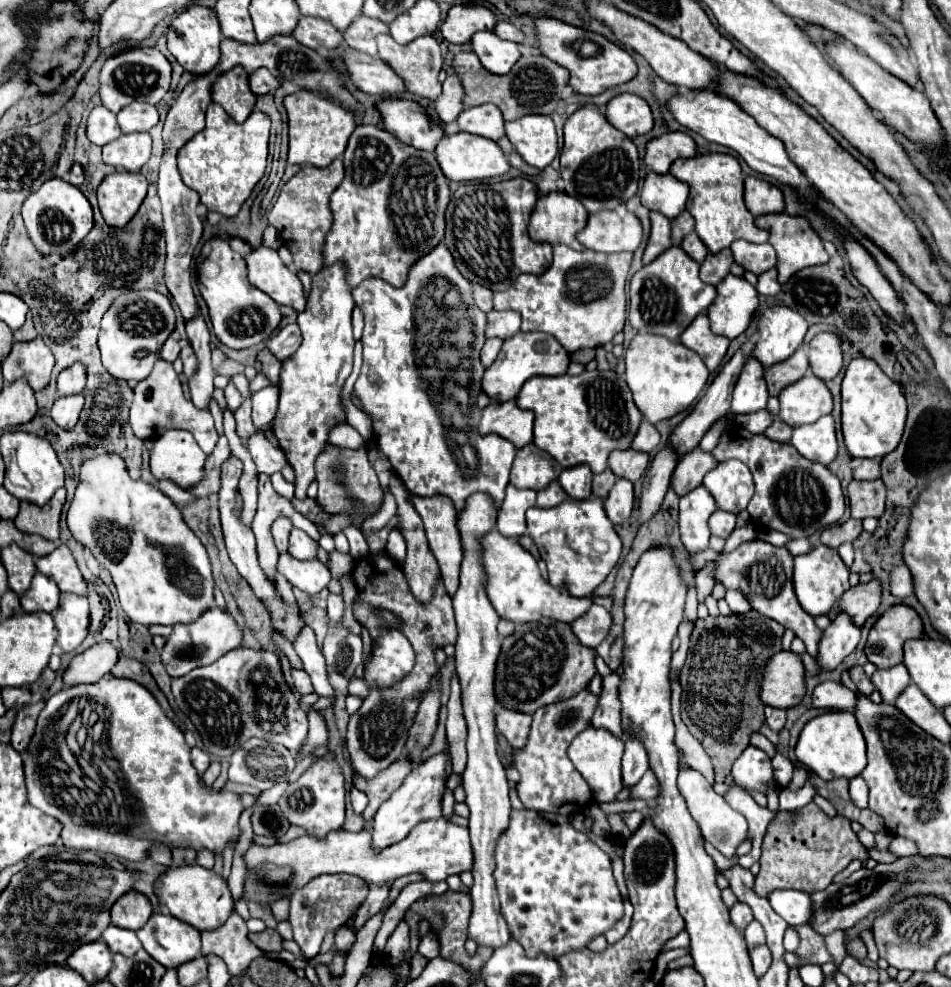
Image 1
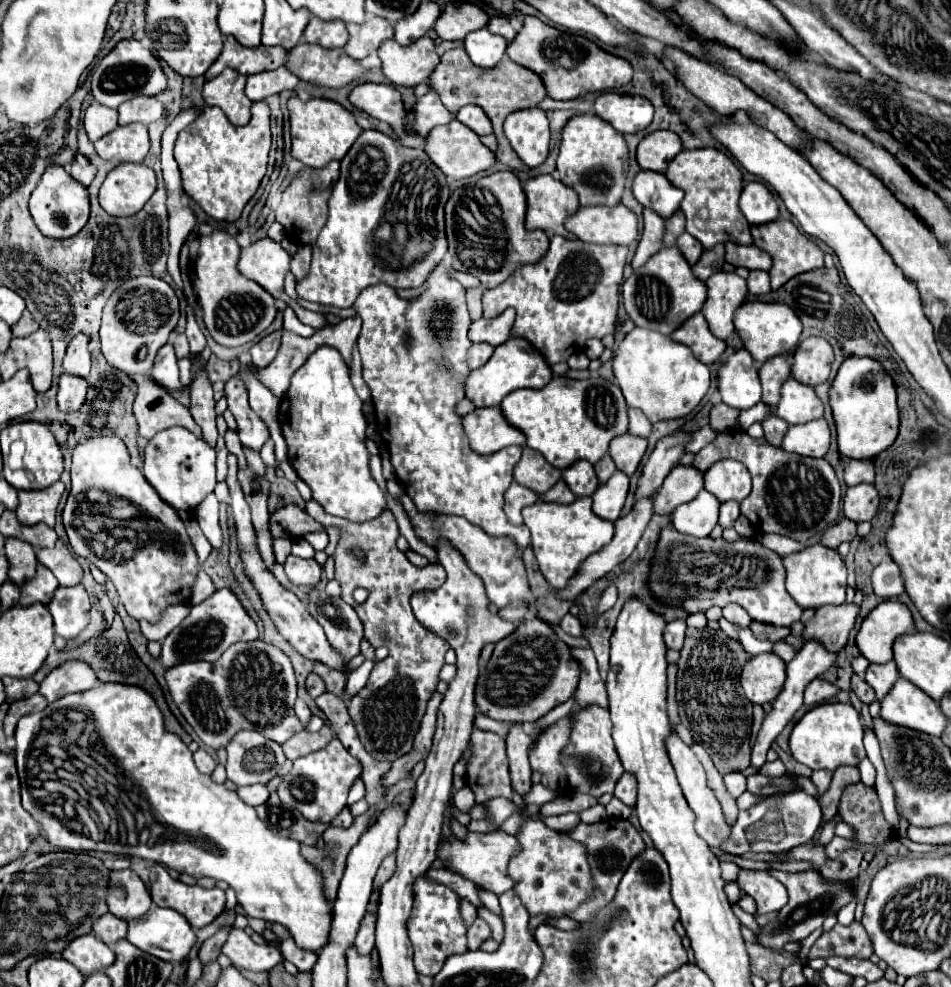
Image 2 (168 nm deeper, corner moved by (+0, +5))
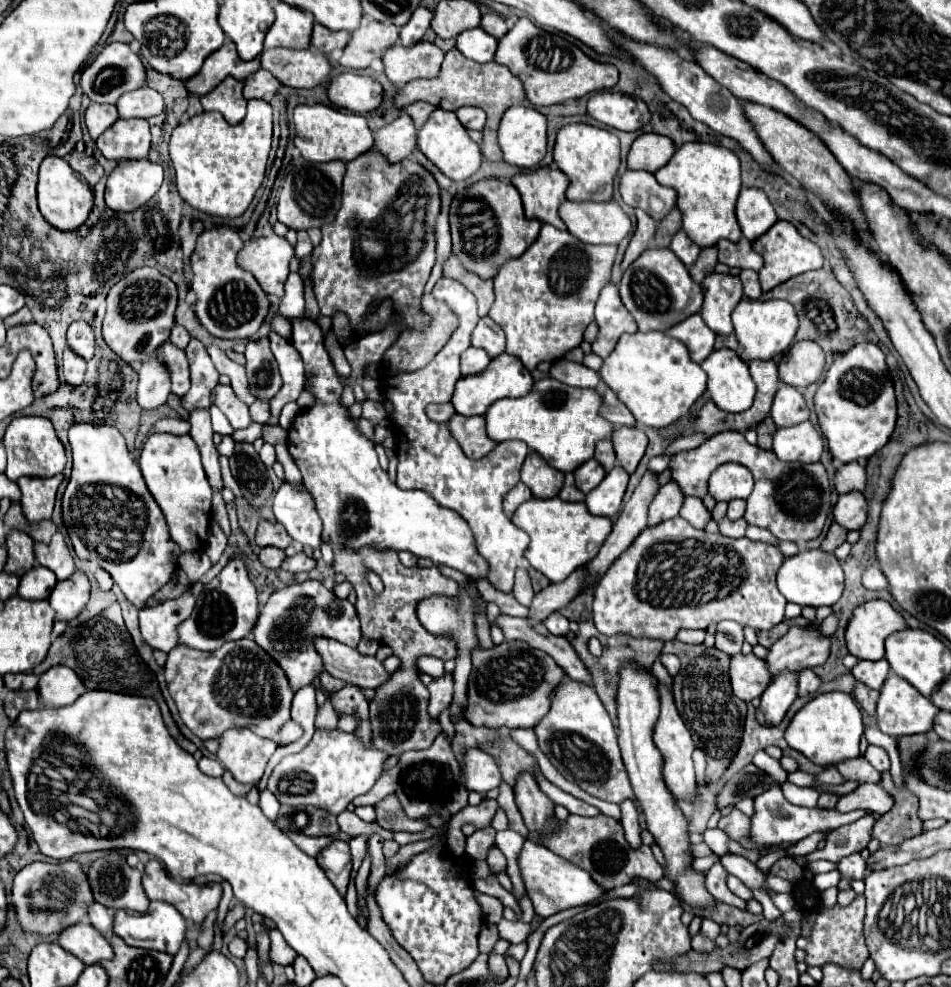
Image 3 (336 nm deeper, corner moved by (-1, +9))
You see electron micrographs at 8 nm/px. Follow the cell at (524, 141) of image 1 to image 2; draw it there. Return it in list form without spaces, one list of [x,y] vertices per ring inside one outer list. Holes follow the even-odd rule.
[[[524,108],[512,112],[504,120],[504,134],[512,150],[528,168],[536,168],[546,160],[550,128],[544,110]]]

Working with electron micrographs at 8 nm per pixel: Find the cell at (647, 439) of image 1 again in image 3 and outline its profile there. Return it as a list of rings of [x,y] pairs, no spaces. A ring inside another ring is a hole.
[[[599,382],[597,390],[601,390],[603,394],[603,414],[609,422],[613,422],[615,426],[637,426],[637,420],[633,418],[629,408],[617,398],[617,394],[609,386],[605,386],[605,382]]]

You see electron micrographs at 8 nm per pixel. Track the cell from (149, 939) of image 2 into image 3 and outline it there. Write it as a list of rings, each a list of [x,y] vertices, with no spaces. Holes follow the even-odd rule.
[[[151,902],[149,910],[145,914],[117,910],[115,912],[113,932],[117,936],[121,936],[129,946],[159,950],[159,952],[167,952],[167,954],[175,956],[177,950],[179,950],[179,946],[181,946],[181,942],[185,940],[187,924],[185,924],[185,918],[181,918],[181,914],[173,906],[169,906],[165,902]]]

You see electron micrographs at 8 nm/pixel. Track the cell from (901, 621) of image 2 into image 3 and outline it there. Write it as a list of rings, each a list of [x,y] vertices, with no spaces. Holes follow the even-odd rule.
[[[869,600],[861,604],[847,626],[845,640],[853,656],[861,660],[881,660],[885,638],[905,630],[905,618],[885,600]]]

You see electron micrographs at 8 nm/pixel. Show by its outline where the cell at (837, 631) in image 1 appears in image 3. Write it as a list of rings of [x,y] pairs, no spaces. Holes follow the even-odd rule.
[[[785,670],[781,672],[763,692],[761,704],[757,708],[758,722],[767,727],[777,726],[785,717],[785,712],[797,698],[797,682],[801,670]]]

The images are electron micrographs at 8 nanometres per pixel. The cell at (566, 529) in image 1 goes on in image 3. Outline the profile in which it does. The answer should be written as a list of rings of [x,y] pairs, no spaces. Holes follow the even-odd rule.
[[[531,498],[517,508],[511,520],[531,538],[529,548],[525,550],[525,558],[551,582],[563,582],[573,570],[593,560],[601,550],[605,538],[611,534],[613,526],[609,518],[593,516],[587,510],[585,502],[565,502],[561,498]]]

